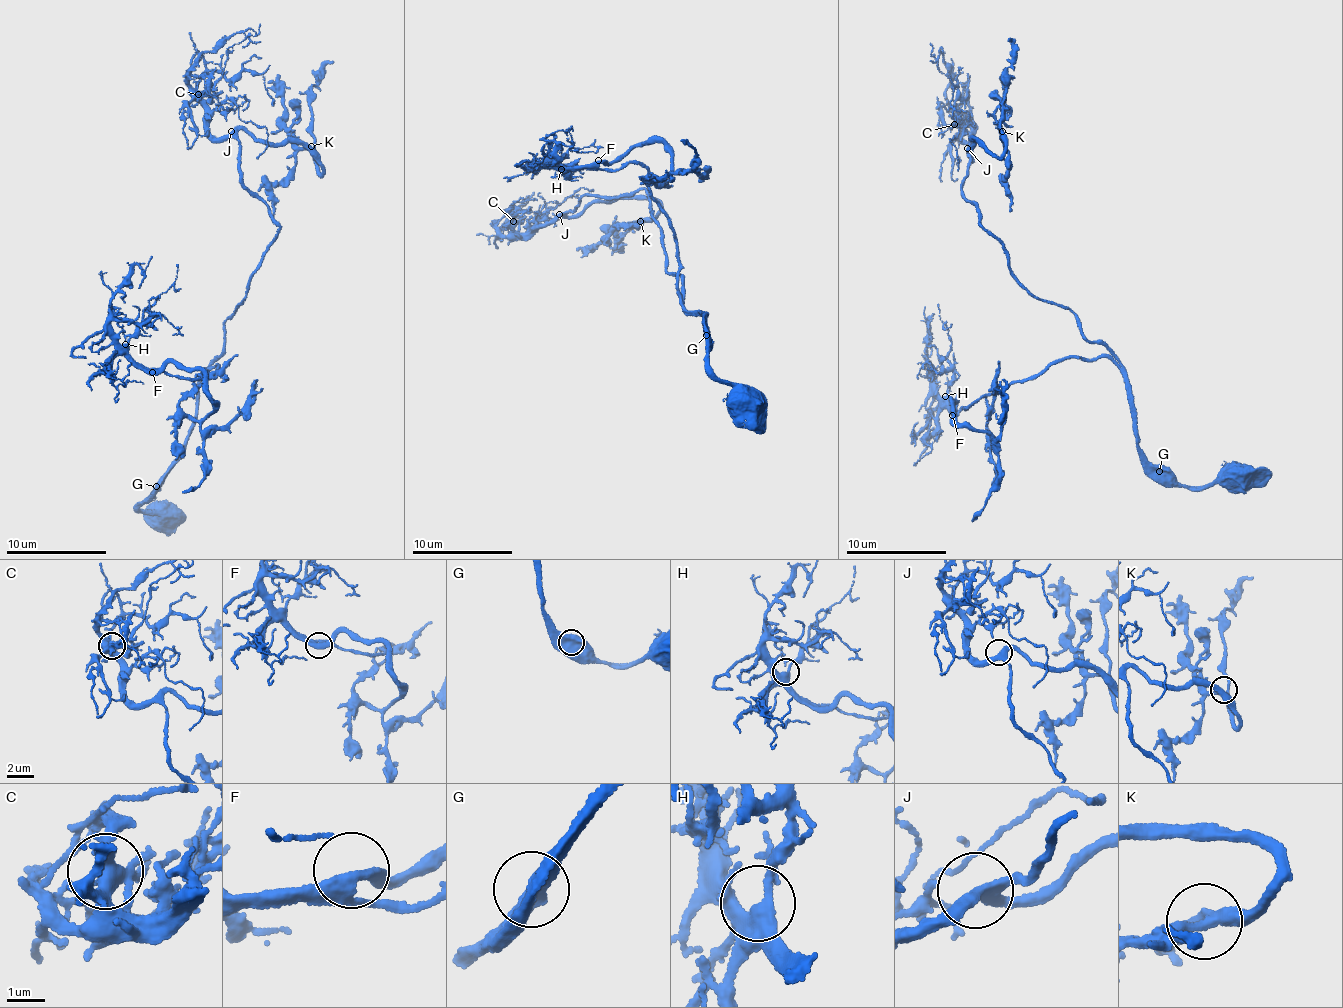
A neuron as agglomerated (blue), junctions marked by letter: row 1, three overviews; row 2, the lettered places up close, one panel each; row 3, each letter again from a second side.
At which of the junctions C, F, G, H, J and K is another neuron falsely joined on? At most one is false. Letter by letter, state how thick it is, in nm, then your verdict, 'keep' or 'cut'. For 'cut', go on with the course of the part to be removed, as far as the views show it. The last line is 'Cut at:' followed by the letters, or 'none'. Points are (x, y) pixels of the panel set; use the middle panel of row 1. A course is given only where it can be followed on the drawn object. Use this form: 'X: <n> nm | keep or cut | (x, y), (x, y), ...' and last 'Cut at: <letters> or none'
C: 360 nm | keep
F: 300 nm | keep
G: 600 nm | cut | (707, 334), (707, 313), (690, 313), (680, 300), (677, 242), (639, 163), (609, 171), (525, 170), (542, 166)
H: 360 nm | keep
J: 260 nm | keep
K: 260 nm | keep
Cut at: G

